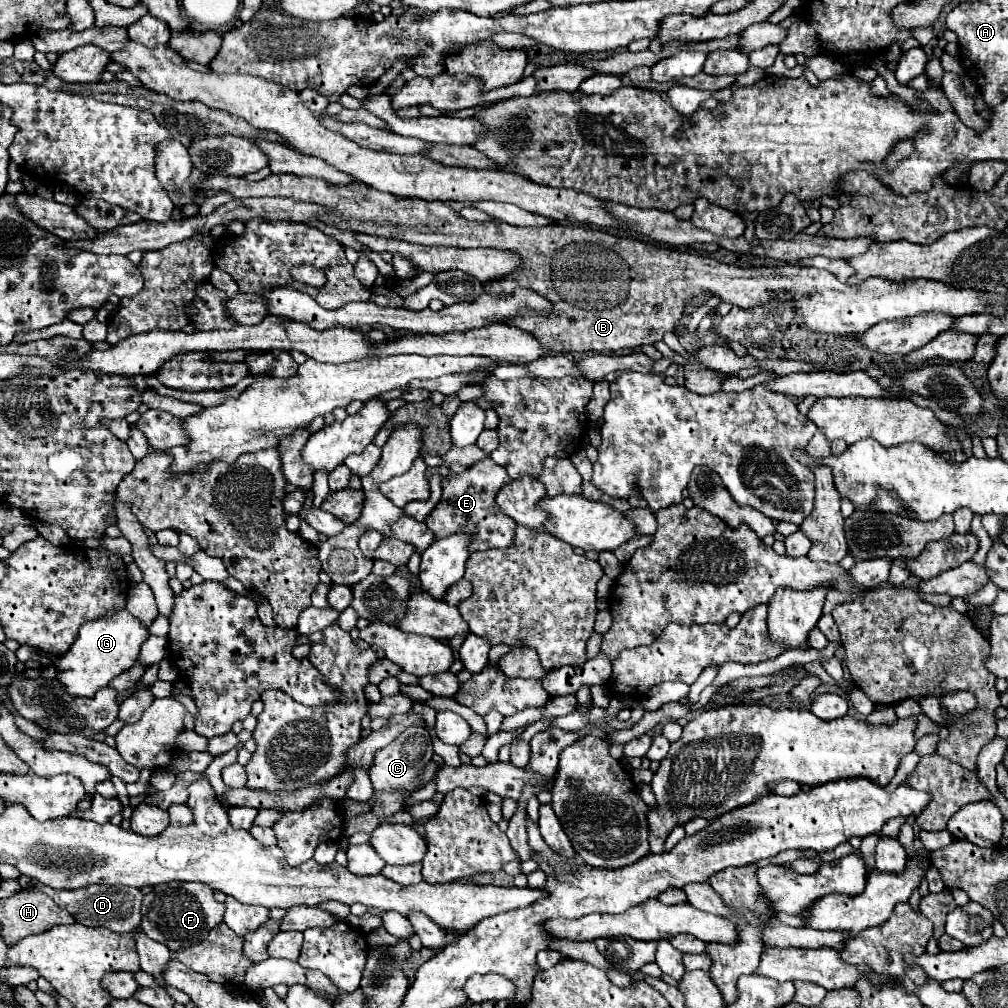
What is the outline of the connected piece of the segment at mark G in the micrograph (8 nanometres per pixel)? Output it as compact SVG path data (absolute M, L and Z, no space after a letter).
M118 609L112 615L86 623L80 627L80 635L76 643L72 643L70 651L66 651L54 663L58 669L56 681L64 683L64 689L70 695L92 699L98 689L106 687L116 675L128 671L136 663L140 647L148 637L150 637L148 629L126 609Z

